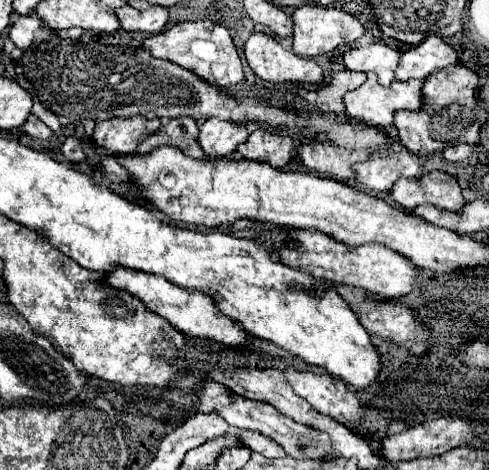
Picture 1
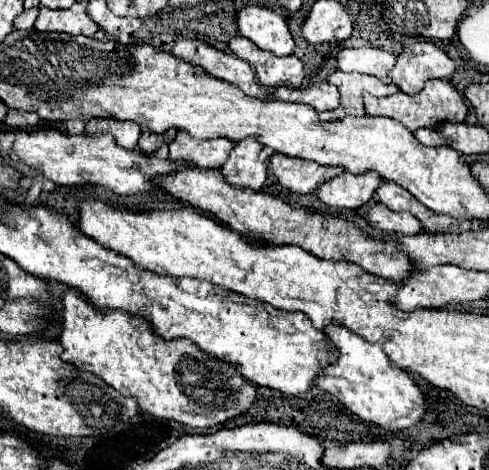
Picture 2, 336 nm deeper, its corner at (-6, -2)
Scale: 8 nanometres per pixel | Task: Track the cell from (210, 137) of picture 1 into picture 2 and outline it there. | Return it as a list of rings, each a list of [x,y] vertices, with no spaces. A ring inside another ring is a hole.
[[[178,132],[168,146],[170,146],[170,158],[174,162],[184,162],[192,168],[218,170],[222,162],[226,162],[226,158],[230,156],[234,142],[230,142],[228,138],[196,140],[190,138],[186,132]]]

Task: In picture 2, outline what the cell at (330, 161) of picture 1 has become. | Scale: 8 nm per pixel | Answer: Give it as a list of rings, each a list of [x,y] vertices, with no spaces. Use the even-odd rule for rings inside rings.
[[[278,152],[270,156],[270,168],[282,188],[298,194],[310,194],[322,182],[340,174],[338,168],[320,166],[316,162],[302,160],[302,158],[290,158]]]

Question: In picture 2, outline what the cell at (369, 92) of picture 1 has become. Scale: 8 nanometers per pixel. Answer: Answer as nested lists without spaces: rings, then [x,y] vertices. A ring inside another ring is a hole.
[[[340,70],[328,74],[326,82],[330,82],[338,88],[340,106],[334,110],[320,112],[322,120],[340,120],[344,116],[364,116],[364,98],[366,96],[390,96],[390,94],[398,92],[398,86],[384,84],[374,76],[346,74]]]

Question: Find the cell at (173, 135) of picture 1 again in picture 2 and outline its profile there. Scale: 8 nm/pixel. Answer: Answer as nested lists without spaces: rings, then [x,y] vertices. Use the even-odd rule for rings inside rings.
[[[144,130],[142,132],[142,138],[138,140],[138,148],[146,154],[154,154],[158,148],[160,148],[160,136],[150,132],[150,130]]]

